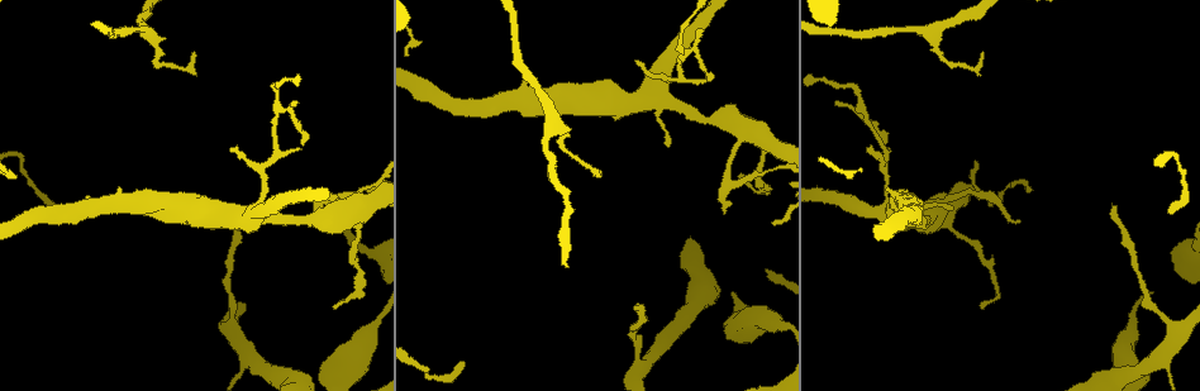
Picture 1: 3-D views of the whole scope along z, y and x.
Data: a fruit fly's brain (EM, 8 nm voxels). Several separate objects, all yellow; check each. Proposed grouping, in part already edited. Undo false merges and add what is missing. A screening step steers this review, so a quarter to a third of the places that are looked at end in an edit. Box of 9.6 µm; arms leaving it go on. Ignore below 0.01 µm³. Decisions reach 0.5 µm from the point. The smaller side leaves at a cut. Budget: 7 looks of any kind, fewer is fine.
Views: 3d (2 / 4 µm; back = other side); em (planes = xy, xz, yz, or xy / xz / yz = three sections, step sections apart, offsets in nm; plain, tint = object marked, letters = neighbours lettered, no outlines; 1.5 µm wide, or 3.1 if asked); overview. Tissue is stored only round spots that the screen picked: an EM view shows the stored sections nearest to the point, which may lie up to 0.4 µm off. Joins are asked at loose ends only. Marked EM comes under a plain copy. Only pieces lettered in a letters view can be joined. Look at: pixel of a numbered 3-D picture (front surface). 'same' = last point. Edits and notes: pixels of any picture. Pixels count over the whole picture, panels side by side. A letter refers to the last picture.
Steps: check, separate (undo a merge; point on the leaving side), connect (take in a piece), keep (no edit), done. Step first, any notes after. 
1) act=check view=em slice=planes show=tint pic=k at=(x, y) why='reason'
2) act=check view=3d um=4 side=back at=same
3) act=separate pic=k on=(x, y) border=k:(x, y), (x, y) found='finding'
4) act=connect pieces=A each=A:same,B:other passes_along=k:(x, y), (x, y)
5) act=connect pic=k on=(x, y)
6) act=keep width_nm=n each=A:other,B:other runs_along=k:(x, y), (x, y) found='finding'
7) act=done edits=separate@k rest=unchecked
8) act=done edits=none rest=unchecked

act=check view=em slice=yz step=4 show=tint pic=1 at=(1112, 205) why='tapers out'

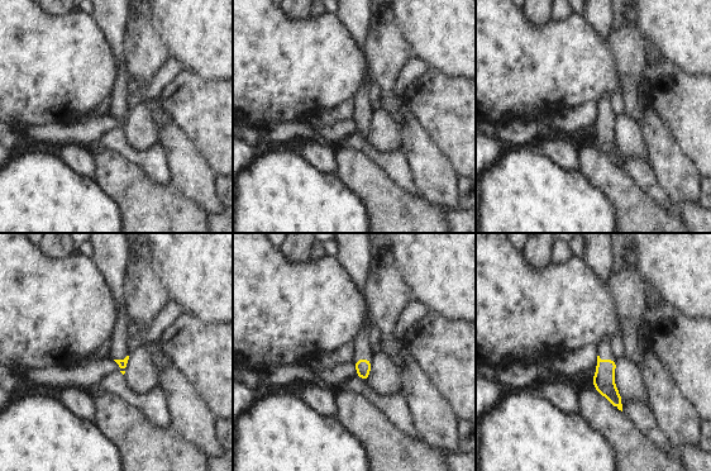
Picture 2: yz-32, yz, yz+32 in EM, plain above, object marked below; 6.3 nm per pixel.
act=check view=em slice=planes show=letters at=same why='another direction'

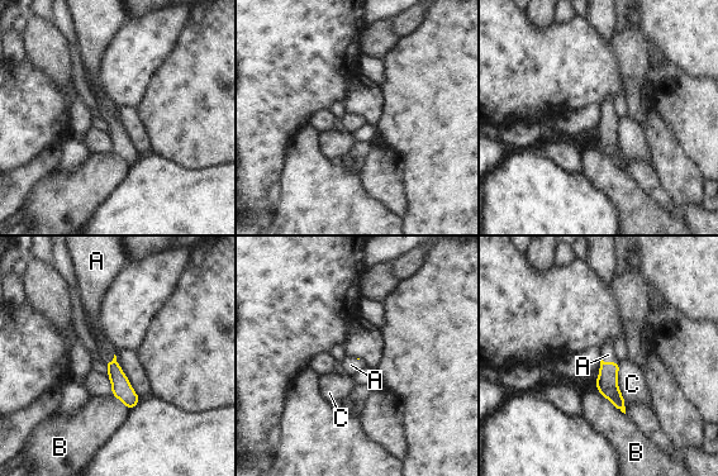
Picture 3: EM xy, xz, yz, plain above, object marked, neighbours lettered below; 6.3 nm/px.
act=connect pieces=A each=A:same,B:other,C:other passes_along=3:(122, 389), (112, 361), (107, 352) found='it goes on there'

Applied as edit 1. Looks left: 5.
act=check view=3d um=4 side=back pic=1 at=(775, 325) why='thick turns thin'

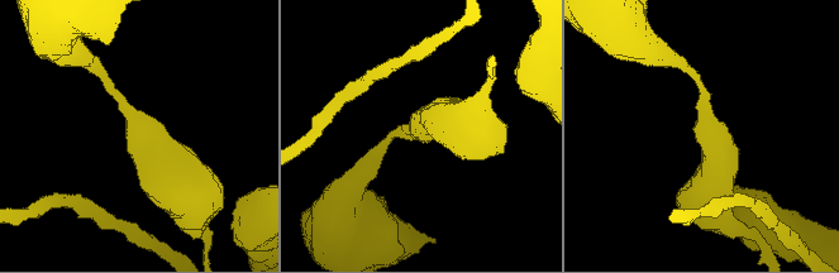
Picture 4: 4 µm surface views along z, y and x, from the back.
act=check view=em slice=yz step=8 show=tint pic=4 at=(419, 127) why='shape alone is not enough'

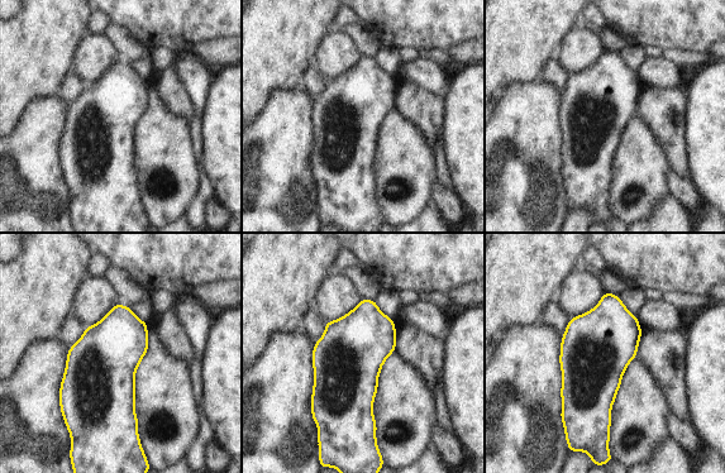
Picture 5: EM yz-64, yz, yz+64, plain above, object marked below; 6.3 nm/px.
act=check view=em slice=planes show=letters at=same

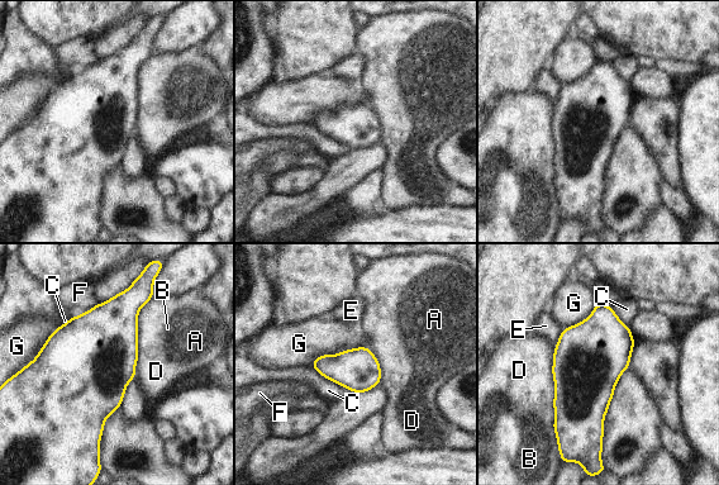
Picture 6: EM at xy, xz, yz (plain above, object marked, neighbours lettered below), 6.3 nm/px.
act=keep longest_contact=D:550nm each=A:other,B:other,C:other,D:other,E:other,F:other,G:other found='all the same neuron'

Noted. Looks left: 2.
act=done edits=connect@3 rest=unchecked

